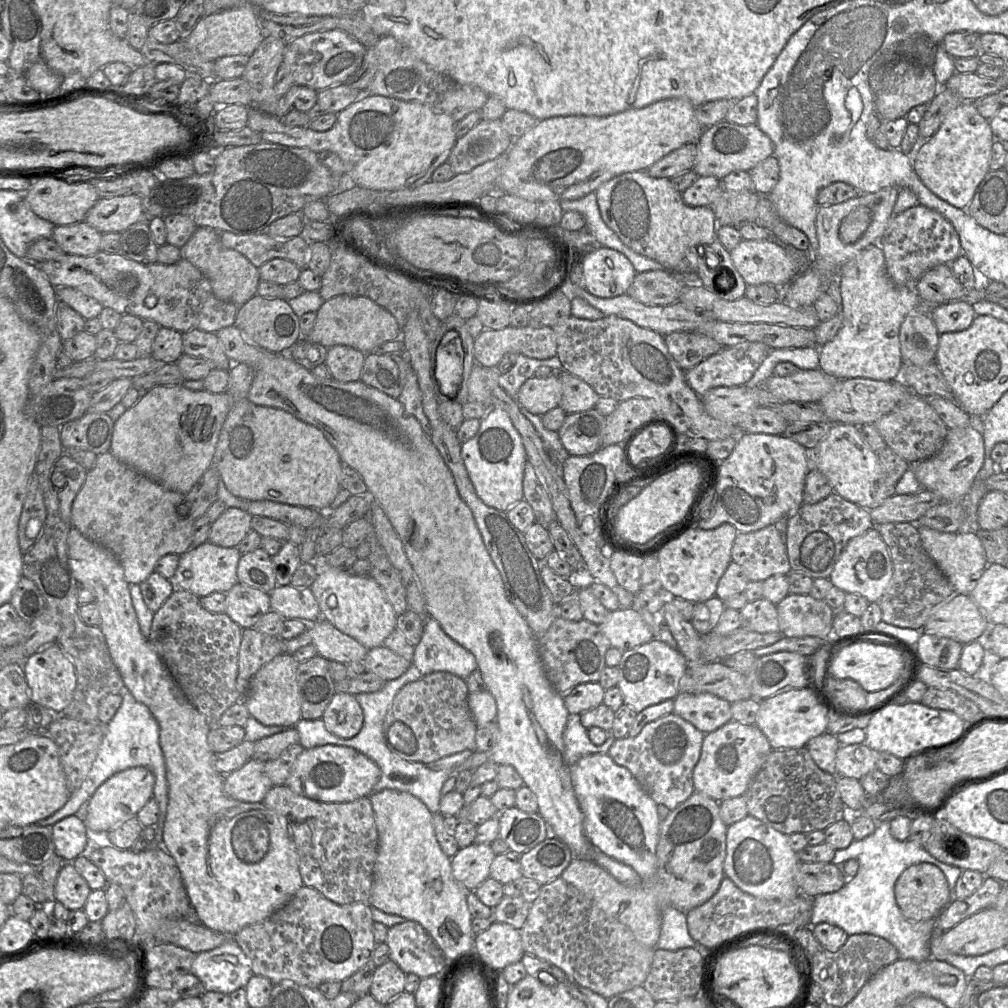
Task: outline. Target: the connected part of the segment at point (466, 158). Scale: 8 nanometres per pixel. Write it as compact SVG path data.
M482 119L465 135L458 137L448 163L455 175L470 172L475 167L506 153L513 140L500 119Z

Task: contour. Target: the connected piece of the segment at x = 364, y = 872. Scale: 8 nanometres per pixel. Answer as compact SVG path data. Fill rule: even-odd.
M283 784L273 786L262 802L287 820L290 837L299 855L299 870L305 886L316 889L324 897L340 905L369 903L373 869L378 855L378 831L369 797L352 802L325 803L302 796Z

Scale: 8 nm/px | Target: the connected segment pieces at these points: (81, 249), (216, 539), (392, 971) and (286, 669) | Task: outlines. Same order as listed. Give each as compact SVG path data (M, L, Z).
M81 221L71 225L56 226L52 239L65 254L91 256L100 251L102 233Z
M227 508L212 524L208 541L214 545L236 547L252 530L252 515L240 508Z
M392 960L376 967L369 993L382 1004L405 991L406 973Z
M280 654L263 665L252 677L248 693L241 701L246 705L250 716L267 726L295 726L302 718L297 669L299 662L293 655Z

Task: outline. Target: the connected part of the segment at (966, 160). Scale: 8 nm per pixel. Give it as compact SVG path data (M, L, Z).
M963 101L945 116L931 138L920 140L920 149L913 155L913 169L935 195L958 209L966 209L978 185L990 171L995 139L989 120L979 114L973 101Z

